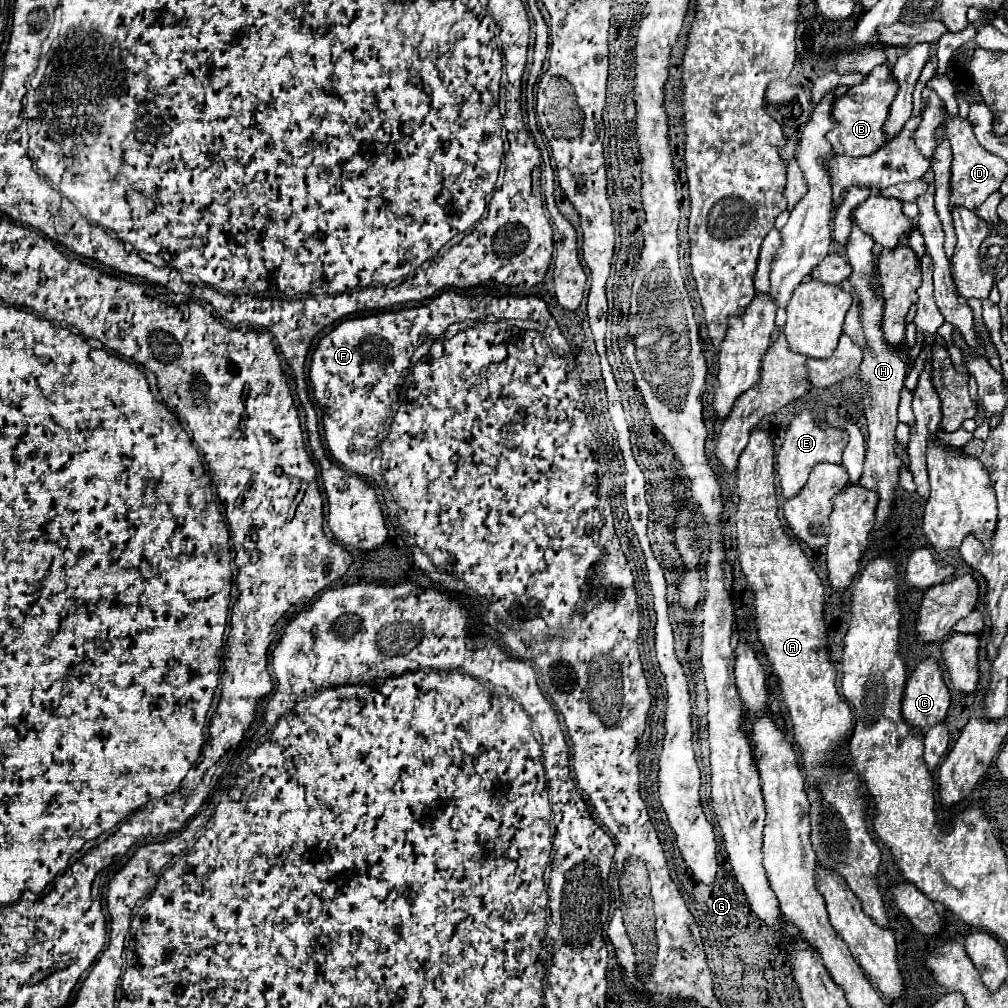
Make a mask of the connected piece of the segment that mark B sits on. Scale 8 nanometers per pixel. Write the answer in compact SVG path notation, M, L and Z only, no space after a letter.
M882 64L882 66L874 68L860 84L850 86L844 96L838 96L832 104L832 120L834 120L836 128L830 130L826 136L828 142L832 144L832 150L836 154L858 158L858 156L868 156L868 154L876 152L882 144L886 144L882 126L888 118L890 102L894 100L896 90L898 90L896 80L892 78L888 66Z

